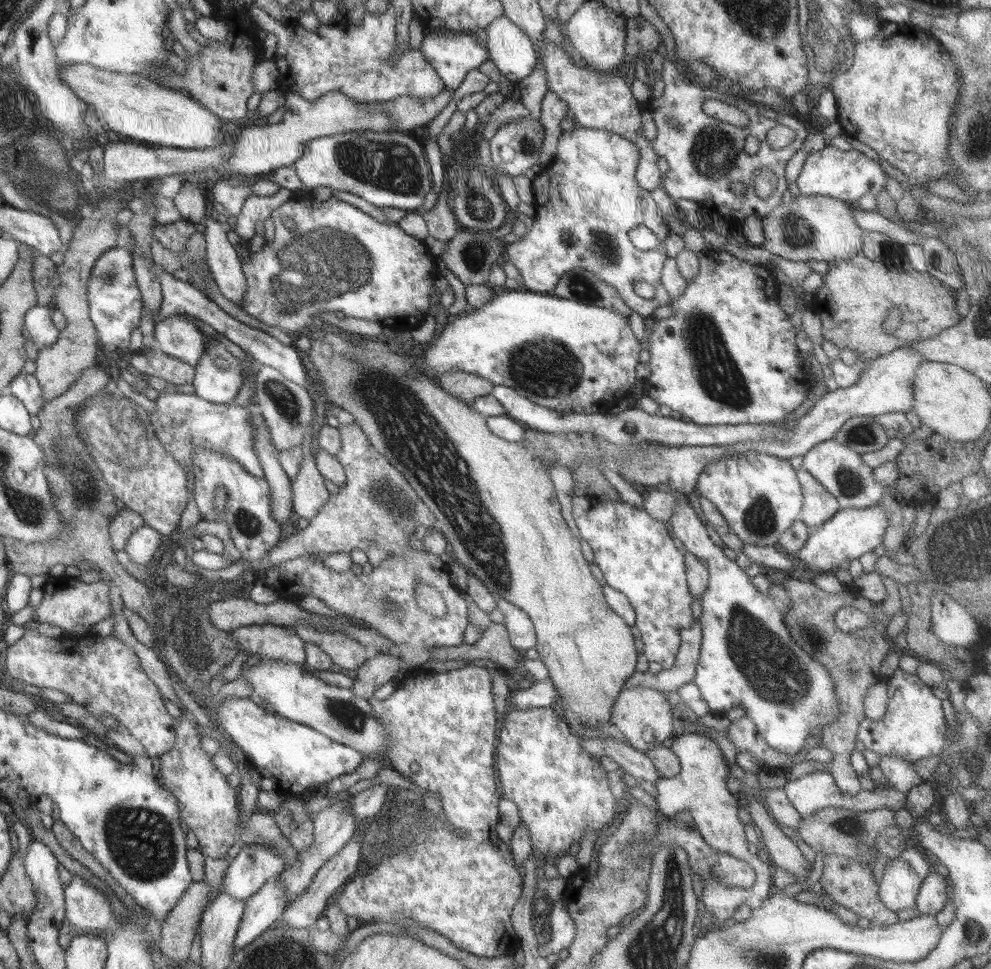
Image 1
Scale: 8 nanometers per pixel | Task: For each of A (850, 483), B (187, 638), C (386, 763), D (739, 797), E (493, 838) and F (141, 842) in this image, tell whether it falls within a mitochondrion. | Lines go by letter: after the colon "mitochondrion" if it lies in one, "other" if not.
A: mitochondrion
B: mitochondrion
C: other
D: other
E: other
F: mitochondrion

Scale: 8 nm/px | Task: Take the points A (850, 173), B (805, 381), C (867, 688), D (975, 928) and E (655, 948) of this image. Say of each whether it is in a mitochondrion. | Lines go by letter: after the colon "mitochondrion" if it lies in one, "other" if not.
A: other
B: other
C: other
D: mitochondrion
E: mitochondrion

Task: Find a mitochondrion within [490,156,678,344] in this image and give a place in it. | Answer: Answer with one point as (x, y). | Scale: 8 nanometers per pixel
(605, 245)

